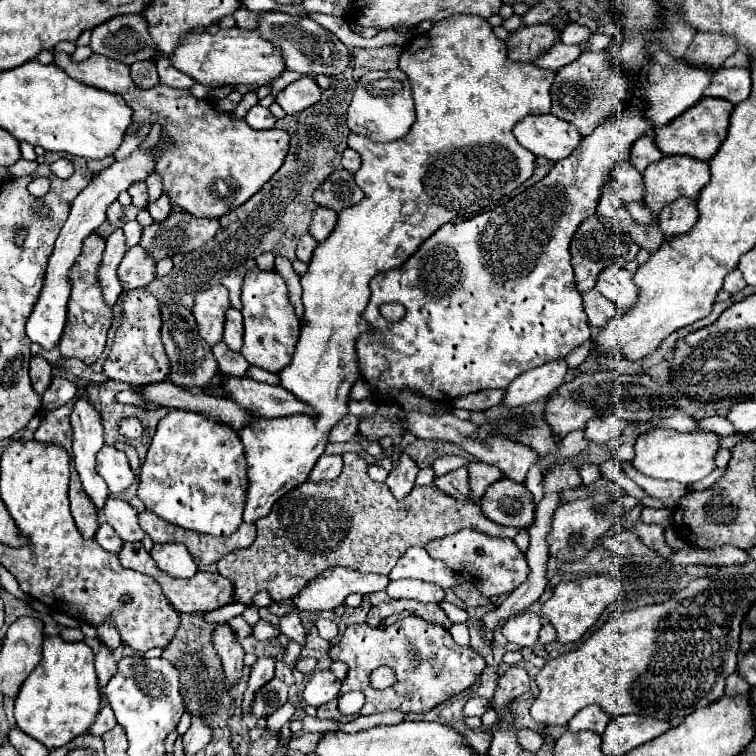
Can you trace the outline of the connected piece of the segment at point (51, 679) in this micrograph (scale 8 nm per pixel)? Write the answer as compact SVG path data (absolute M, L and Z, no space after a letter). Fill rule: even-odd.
M46 636L42 644L42 660L24 680L16 696L16 726L52 750L88 732L100 706L102 696L94 672L92 648L84 642L64 642L60 636Z

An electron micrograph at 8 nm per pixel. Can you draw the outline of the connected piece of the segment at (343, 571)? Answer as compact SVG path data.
M336 566L330 570L324 570L298 598L294 598L294 604L298 610L332 610L340 606L348 594L358 592L362 596L386 590L390 584L388 576L378 576L378 574L362 574L358 570Z

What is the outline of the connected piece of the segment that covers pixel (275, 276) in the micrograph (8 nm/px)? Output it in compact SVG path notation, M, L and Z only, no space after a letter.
M254 266L244 276L242 286L242 316L244 316L244 346L242 356L252 366L262 366L268 372L280 372L292 358L296 346L296 330L300 330L294 308L288 300L284 278L276 270L260 270Z

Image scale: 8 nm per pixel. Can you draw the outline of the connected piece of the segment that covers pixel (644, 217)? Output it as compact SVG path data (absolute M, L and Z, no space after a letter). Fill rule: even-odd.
M628 202L626 208L628 208L628 212L632 214L632 218L634 218L636 222L640 222L640 224L648 224L648 222L652 220L652 212L650 212L642 202Z

